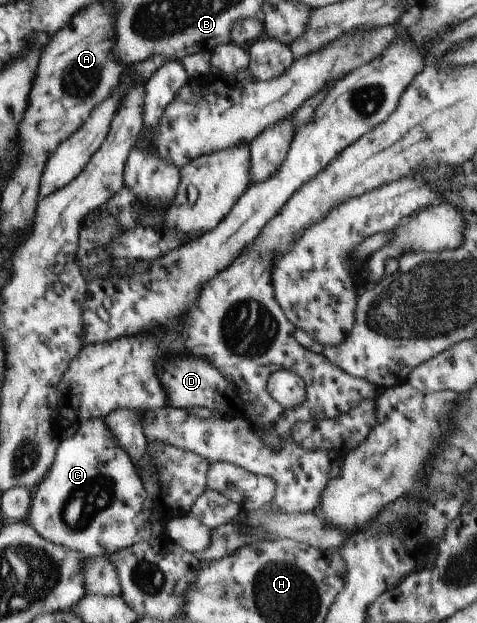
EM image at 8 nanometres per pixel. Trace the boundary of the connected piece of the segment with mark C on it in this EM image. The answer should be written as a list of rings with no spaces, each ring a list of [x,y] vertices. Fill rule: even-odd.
[[[91,417],[87,422],[78,424],[78,426],[78,430],[75,430],[75,433],[71,437],[63,438],[58,443],[48,472],[44,475],[44,478],[34,486],[34,489],[30,494],[29,505],[24,520],[38,533],[38,536],[42,537],[42,540],[46,540],[46,542],[52,543],[53,545],[68,548],[68,550],[82,552],[82,554],[86,554],[88,557],[106,557],[115,553],[117,550],[129,547],[134,543],[151,541],[158,535],[163,534],[164,526],[155,523],[152,518],[150,512],[150,509],[152,508],[150,504],[152,501],[149,499],[139,476],[136,474],[130,457],[127,455],[127,452],[124,452],[123,448],[120,448],[119,445],[114,442],[113,436],[104,424],[104,420]]]

